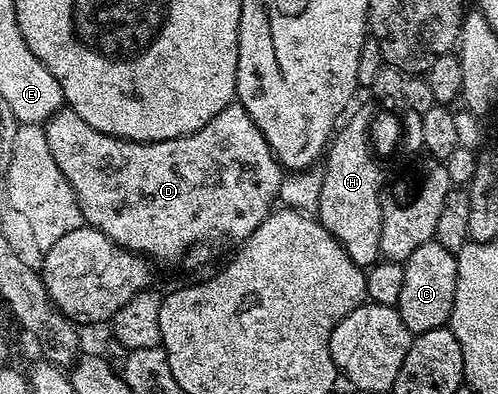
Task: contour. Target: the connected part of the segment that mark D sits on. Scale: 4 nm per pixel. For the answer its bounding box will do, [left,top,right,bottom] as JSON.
[43,104,283,266]

